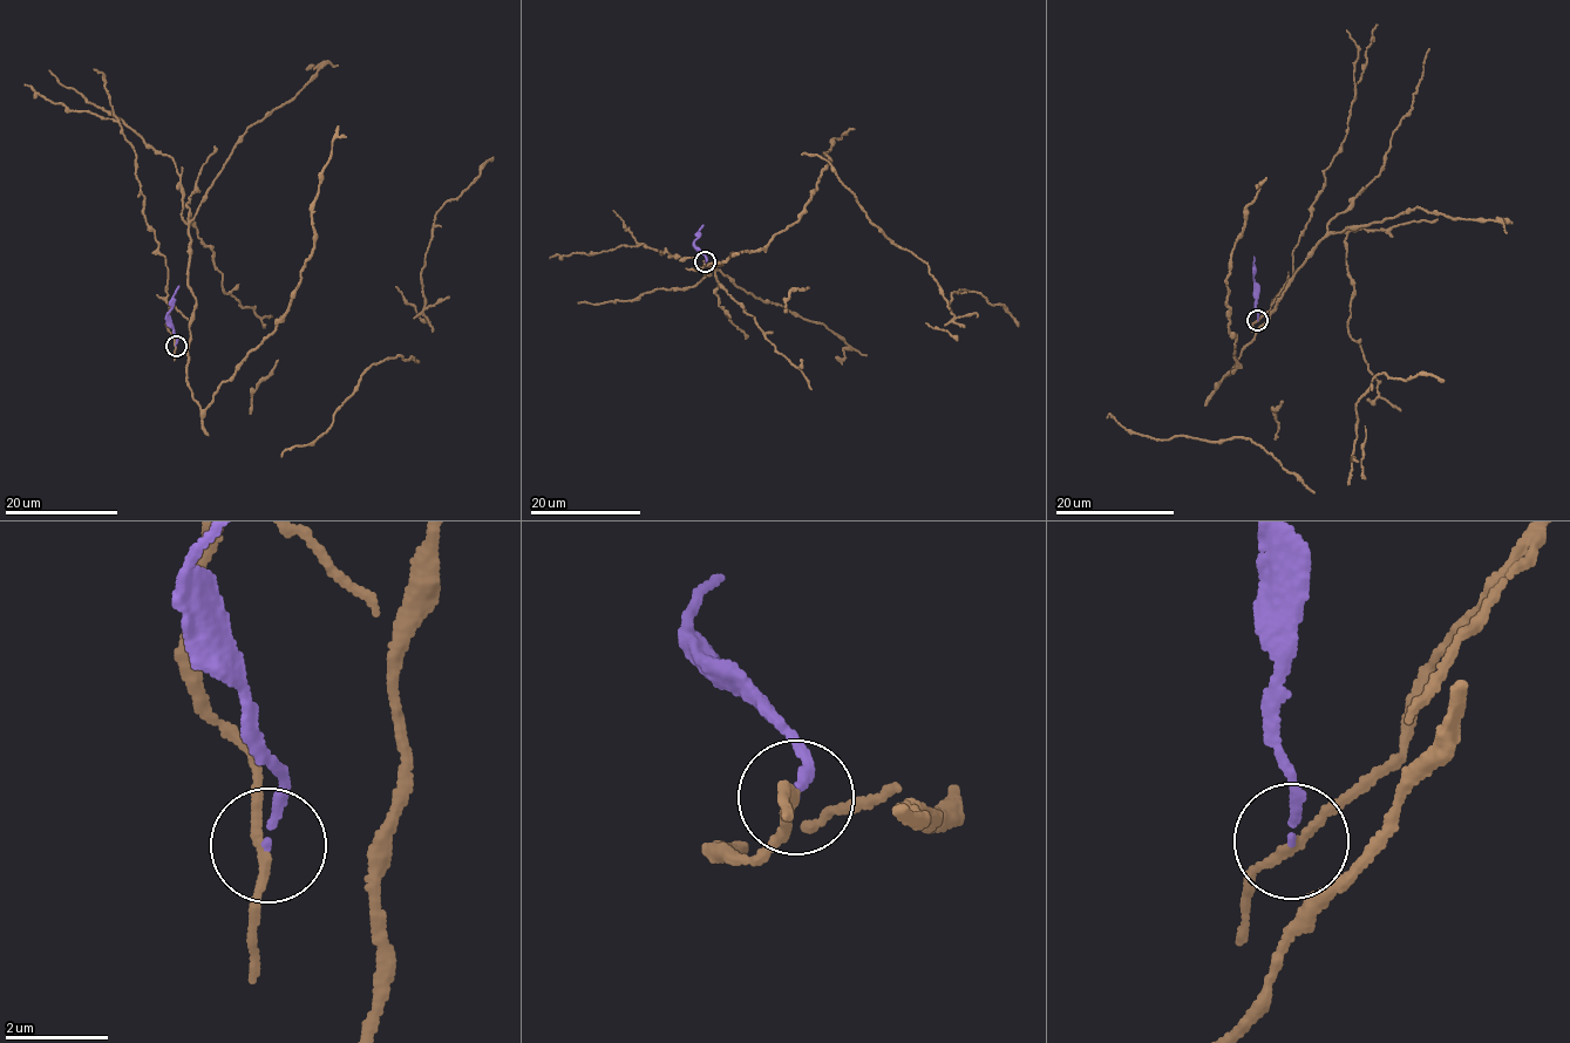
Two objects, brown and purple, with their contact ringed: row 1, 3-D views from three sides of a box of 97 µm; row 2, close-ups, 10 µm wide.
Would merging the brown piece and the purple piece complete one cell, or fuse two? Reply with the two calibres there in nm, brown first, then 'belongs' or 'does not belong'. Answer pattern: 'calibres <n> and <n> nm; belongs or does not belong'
calibres 170 and 130 nm; does not belong

